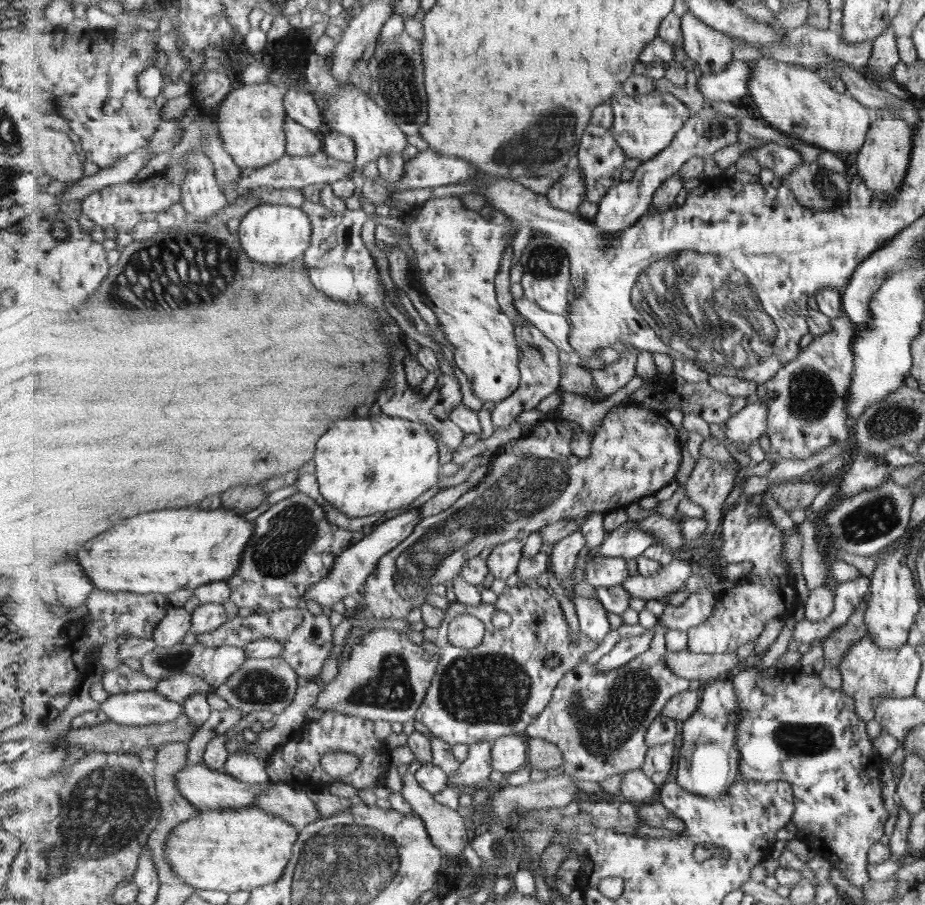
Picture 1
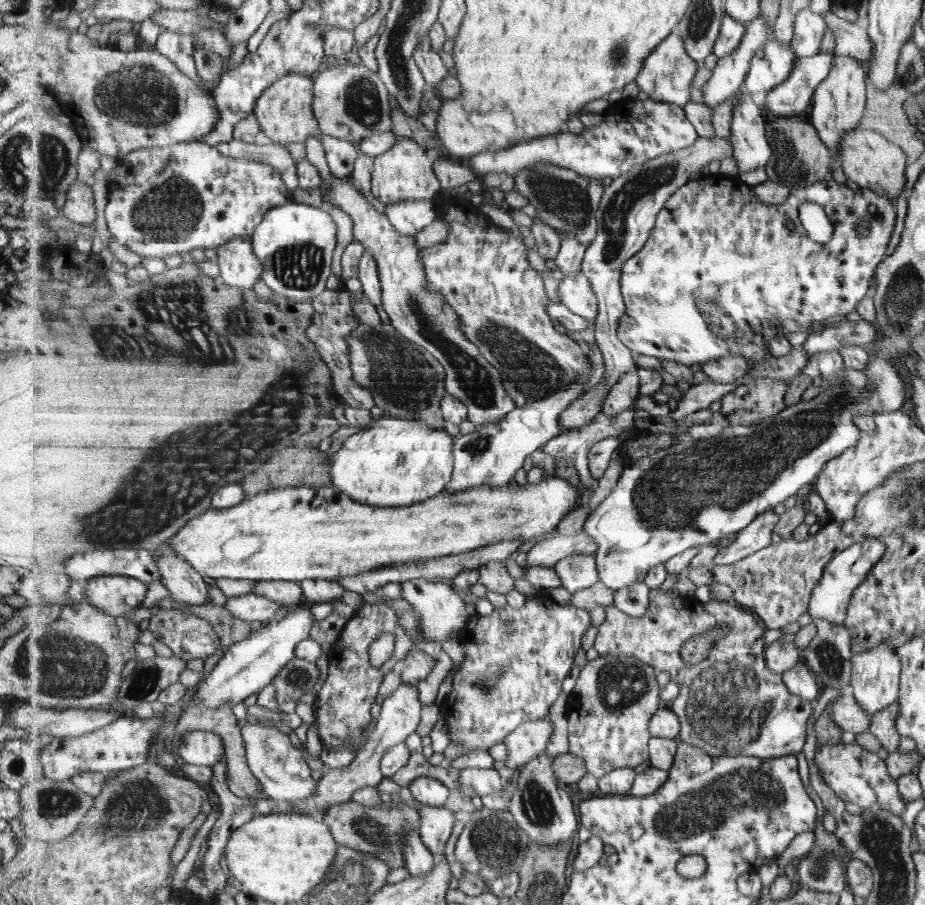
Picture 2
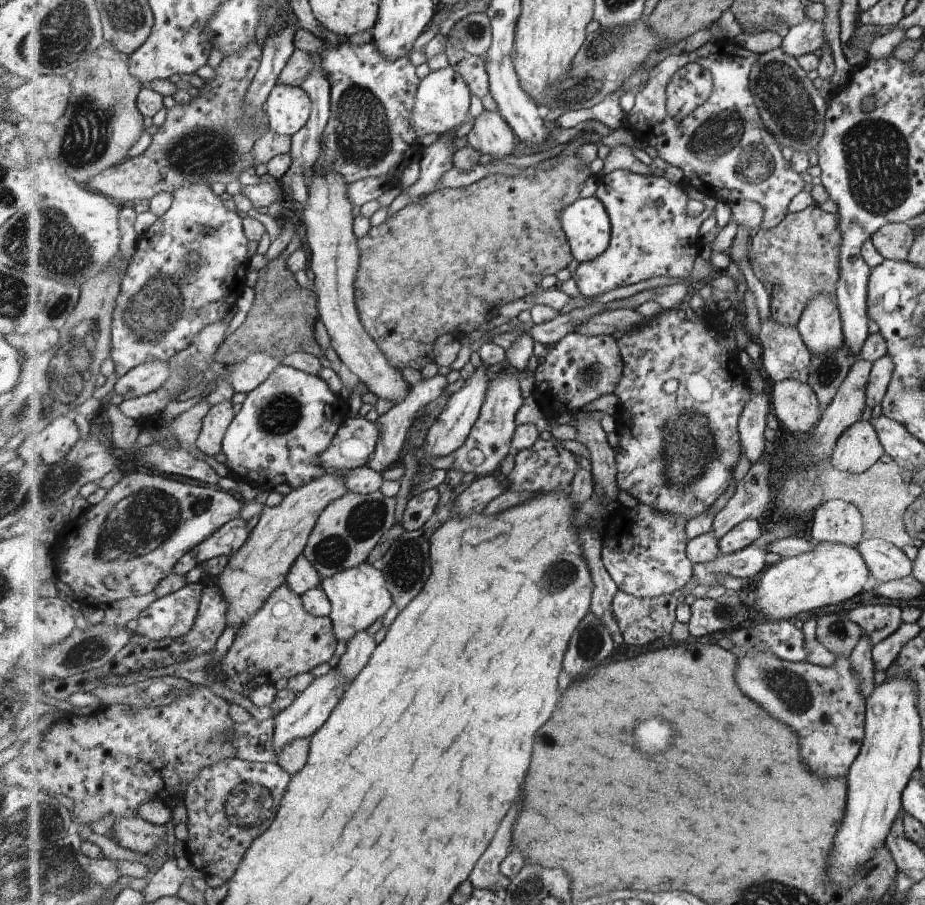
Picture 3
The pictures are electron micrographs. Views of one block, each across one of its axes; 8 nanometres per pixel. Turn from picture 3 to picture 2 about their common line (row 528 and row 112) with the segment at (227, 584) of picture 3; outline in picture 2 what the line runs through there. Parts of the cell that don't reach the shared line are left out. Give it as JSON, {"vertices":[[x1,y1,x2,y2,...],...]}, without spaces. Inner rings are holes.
{"vertices":[[306,74,287,75,269,87,254,108,254,115,259,121,262,132,277,145,283,147,291,143,304,143,310,136,318,136,320,121,313,108,315,99,315,80]]}

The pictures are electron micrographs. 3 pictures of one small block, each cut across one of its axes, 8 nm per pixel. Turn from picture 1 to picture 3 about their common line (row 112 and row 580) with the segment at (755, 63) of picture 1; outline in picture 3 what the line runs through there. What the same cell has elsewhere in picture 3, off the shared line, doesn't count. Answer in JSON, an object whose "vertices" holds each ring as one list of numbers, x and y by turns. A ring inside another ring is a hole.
{"vertices":[[827,541,816,542,816,547,808,553,782,559,781,562,765,569,755,591,757,593,755,594,755,610,760,613,759,615,762,614,763,618,782,621,789,620,801,612,811,612,817,608,841,604,841,602,847,602,851,598,859,596,865,590,865,584,869,582,871,574,872,570,867,566,858,547]]}

